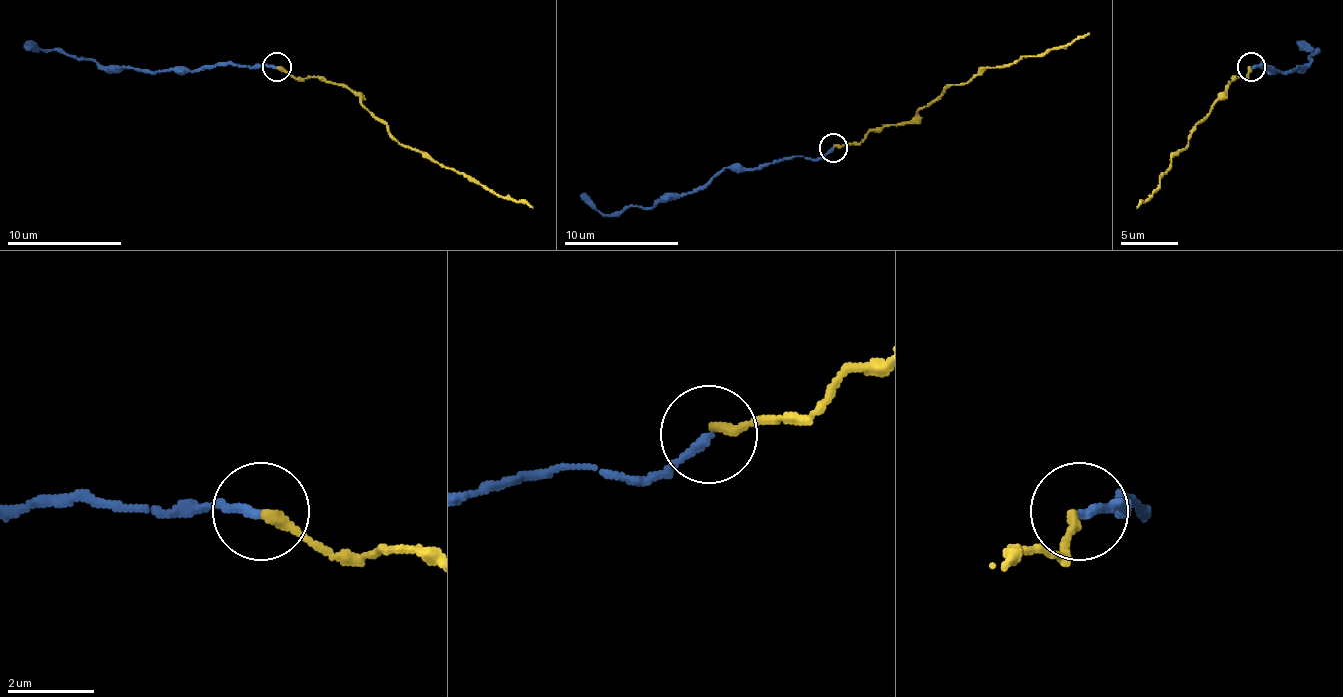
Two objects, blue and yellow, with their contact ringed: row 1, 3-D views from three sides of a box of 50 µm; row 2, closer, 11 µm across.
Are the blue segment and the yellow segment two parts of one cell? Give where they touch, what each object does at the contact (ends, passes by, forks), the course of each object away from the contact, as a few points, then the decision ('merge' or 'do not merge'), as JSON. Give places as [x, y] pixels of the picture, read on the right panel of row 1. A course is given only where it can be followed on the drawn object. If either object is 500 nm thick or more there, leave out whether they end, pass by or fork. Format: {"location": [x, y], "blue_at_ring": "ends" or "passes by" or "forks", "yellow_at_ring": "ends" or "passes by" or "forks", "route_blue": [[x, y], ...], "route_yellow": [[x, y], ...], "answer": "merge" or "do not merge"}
{"location": [1251, 67], "blue_at_ring": "ends", "yellow_at_ring": "ends", "route_blue": [[1250, 67], [1262, 65], [1273, 70], [1270, 70], [1293, 70], [1310, 62], [1319, 50], [1304, 50], [1296, 42]], "route_yellow": [[1250, 67], [1247, 79], [1233, 76], [1227, 82], [1187, 145], [1170, 159], [1159, 187], [1136, 207]], "answer": "merge"}

